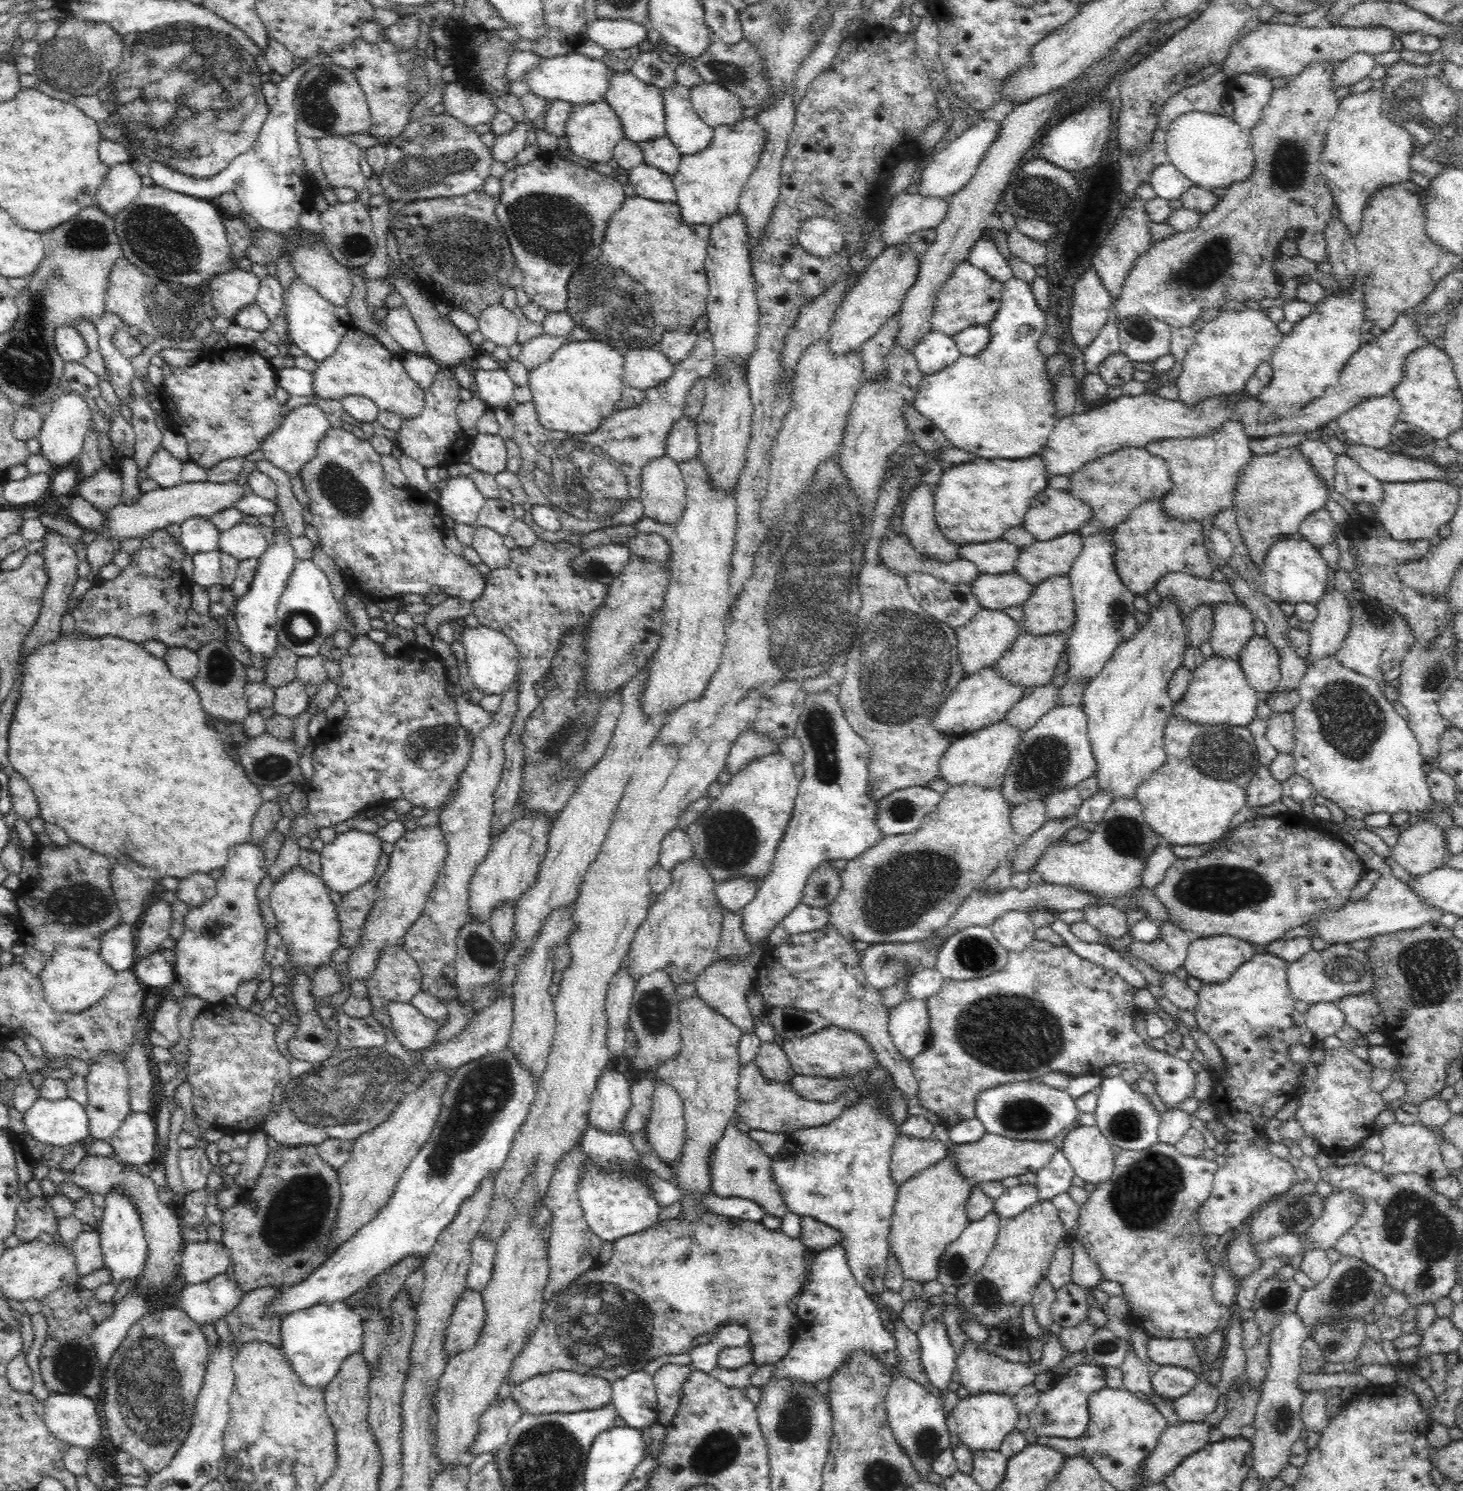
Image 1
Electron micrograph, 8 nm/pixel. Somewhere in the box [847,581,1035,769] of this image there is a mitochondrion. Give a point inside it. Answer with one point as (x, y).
(960, 596)

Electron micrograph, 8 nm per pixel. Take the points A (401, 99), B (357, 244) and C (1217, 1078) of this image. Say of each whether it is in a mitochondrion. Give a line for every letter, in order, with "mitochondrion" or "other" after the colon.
A: other
B: mitochondrion
C: other

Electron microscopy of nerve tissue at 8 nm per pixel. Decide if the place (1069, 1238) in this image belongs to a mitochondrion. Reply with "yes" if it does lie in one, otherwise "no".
no

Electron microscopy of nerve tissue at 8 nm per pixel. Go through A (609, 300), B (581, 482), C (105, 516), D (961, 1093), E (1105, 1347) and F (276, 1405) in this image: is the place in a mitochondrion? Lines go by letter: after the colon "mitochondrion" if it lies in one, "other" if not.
A: mitochondrion
B: mitochondrion
C: other
D: other
E: mitochondrion
F: other

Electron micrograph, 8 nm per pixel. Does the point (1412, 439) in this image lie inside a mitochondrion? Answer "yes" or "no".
yes

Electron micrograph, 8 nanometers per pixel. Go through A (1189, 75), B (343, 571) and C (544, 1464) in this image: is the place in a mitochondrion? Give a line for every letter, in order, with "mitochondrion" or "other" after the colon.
A: other
B: other
C: mitochondrion

